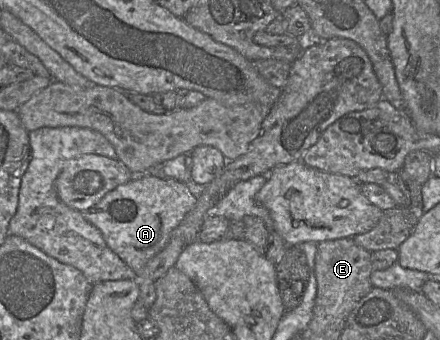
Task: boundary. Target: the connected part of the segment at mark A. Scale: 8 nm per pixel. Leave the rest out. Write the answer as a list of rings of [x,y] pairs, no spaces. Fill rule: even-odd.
[[[152,175],[134,176],[82,213],[101,232],[108,247],[134,270],[137,278],[137,273],[144,269],[149,260],[165,248],[171,233],[196,201],[197,197],[184,182]]]

